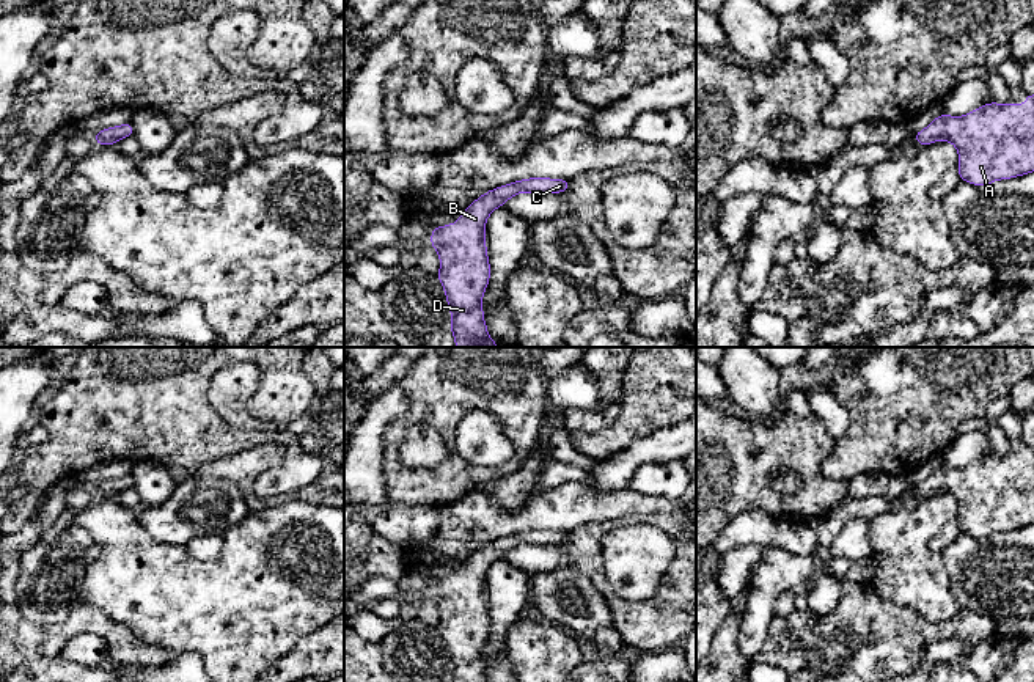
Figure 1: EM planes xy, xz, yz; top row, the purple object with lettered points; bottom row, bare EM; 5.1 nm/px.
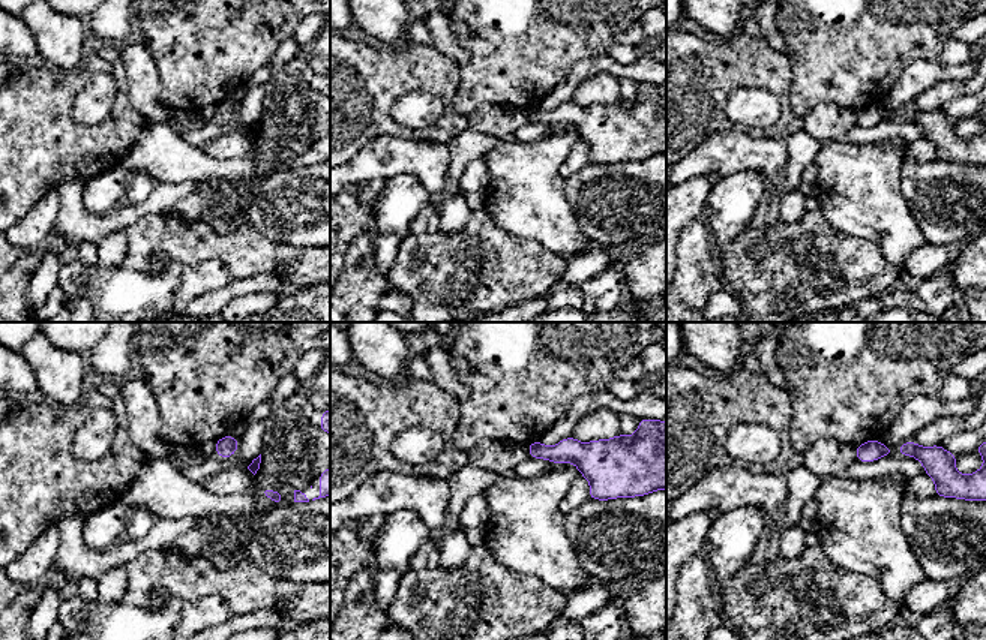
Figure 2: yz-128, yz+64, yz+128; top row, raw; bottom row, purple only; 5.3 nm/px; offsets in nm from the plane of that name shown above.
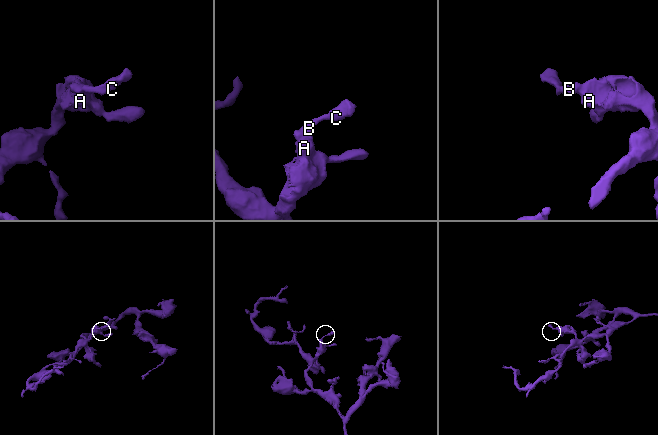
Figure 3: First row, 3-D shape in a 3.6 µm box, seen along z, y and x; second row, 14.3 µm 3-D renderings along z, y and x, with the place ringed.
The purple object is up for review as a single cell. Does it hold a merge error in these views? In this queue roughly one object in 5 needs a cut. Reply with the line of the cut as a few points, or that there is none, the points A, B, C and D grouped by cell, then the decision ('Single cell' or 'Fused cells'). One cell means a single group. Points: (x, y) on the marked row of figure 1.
No split. Groups: A B C D. Single cell

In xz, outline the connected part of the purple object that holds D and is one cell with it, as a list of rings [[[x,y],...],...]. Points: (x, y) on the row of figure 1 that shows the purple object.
[[[570,179],[514,181],[482,193],[454,223],[432,228],[429,244],[440,258],[437,278],[451,311],[449,330],[456,347],[500,347],[489,336],[482,310],[492,273],[484,239],[489,215],[519,193],[564,193],[569,187]]]

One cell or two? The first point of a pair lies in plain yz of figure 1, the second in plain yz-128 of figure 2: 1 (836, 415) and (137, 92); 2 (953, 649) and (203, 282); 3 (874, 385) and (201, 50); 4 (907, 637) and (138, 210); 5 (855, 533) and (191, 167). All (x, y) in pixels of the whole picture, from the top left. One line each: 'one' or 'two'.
1: one
2: one
3: one
4: two
5: one

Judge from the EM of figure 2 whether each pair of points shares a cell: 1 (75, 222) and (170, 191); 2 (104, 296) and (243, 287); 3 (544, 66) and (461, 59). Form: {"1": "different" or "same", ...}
{"1": "same", "2": "different", "3": "different"}

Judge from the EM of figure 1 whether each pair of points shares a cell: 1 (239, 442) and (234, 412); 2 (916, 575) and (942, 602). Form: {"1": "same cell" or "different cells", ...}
{"1": "different cells", "2": "same cell"}

